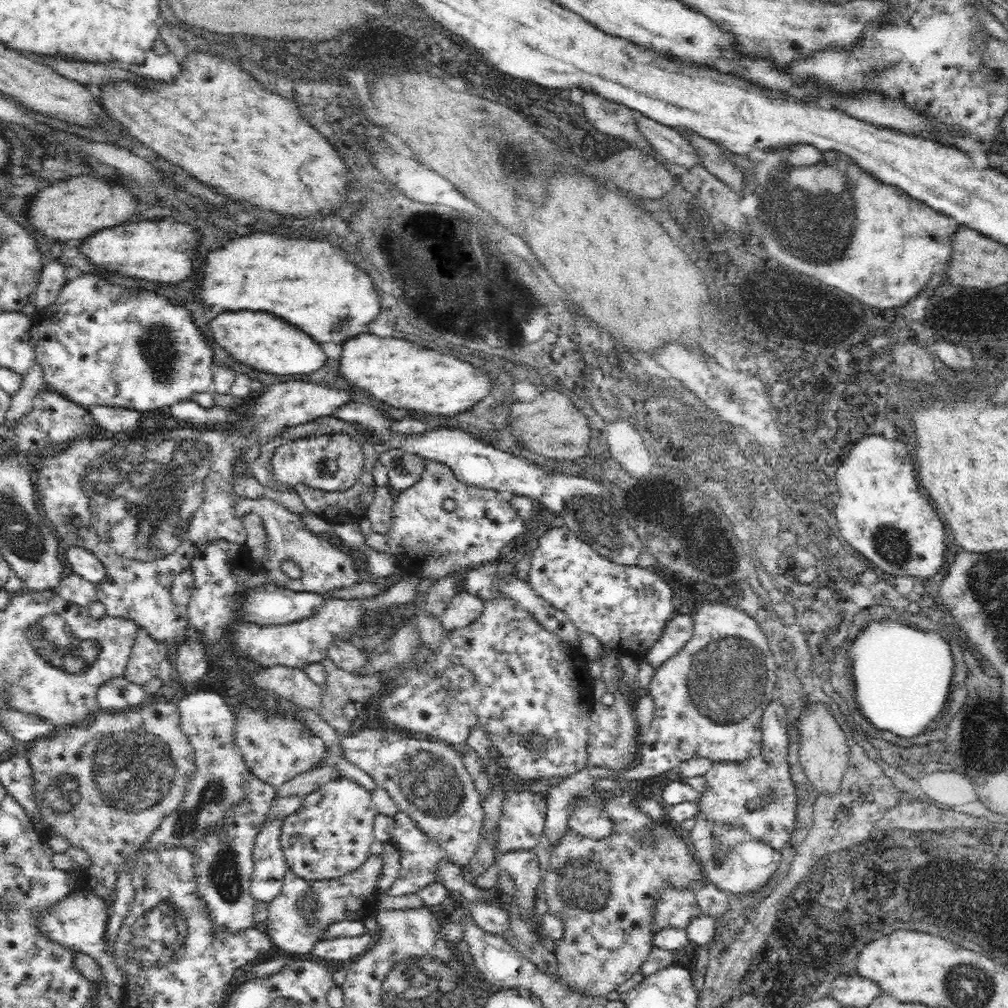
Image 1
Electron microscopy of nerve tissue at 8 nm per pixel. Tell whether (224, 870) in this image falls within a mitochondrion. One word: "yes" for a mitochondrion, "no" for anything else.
yes

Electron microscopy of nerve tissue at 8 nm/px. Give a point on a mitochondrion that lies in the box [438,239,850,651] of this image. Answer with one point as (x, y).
(701, 546)

